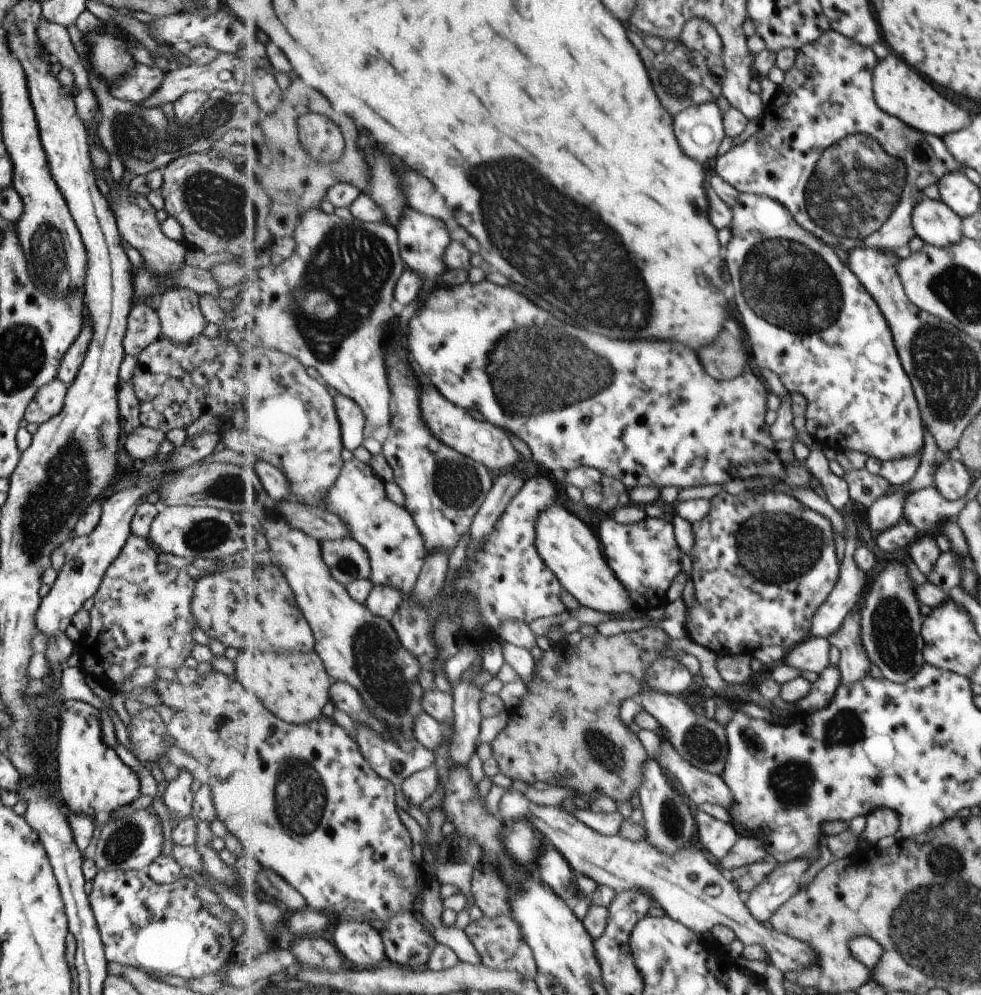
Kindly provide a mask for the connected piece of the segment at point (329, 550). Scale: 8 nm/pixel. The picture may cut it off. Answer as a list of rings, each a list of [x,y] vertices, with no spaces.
[[[352,536],[345,539],[325,539],[320,542],[322,557],[332,570],[332,575],[344,585],[357,579],[369,579],[372,576],[371,559],[367,549]]]

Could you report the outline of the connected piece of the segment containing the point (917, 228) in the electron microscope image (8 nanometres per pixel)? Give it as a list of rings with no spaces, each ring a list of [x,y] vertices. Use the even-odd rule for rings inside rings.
[[[923,197],[911,214],[913,230],[925,244],[946,247],[959,241],[959,218],[941,200]]]

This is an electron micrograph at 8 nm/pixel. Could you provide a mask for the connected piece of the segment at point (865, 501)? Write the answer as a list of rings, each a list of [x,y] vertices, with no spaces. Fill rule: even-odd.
[[[857,469],[845,472],[843,478],[850,486],[850,498],[860,502],[867,509],[883,497],[887,488],[891,485],[880,474],[869,472],[869,469]]]

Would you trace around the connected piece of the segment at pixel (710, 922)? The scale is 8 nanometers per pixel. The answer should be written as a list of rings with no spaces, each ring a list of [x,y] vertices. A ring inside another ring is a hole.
[[[513,788],[501,797],[499,801],[499,817],[502,820],[514,821],[517,819],[527,819],[532,822],[537,830],[540,830],[548,838],[550,845],[553,845],[570,863],[572,869],[583,876],[589,877],[598,884],[604,884],[612,888],[616,893],[629,889],[646,890],[653,898],[656,904],[661,905],[669,917],[688,926],[695,933],[704,935],[711,932],[717,925],[732,928],[737,935],[737,939],[743,942],[744,946],[758,944],[765,947],[773,964],[781,973],[786,976],[787,973],[802,971],[814,964],[823,964],[821,954],[812,944],[800,941],[785,933],[780,933],[774,928],[765,928],[762,922],[759,922],[752,911],[749,910],[746,897],[734,881],[727,880],[723,876],[723,871],[717,866],[713,866],[705,854],[701,852],[697,841],[686,845],[686,847],[673,856],[669,856],[653,846],[647,840],[632,842],[620,835],[604,835],[597,832],[593,827],[587,826],[579,817],[565,812],[561,806],[537,805],[525,798],[522,792]],[[709,886],[719,886],[721,893],[718,896],[711,896],[707,892]]]

